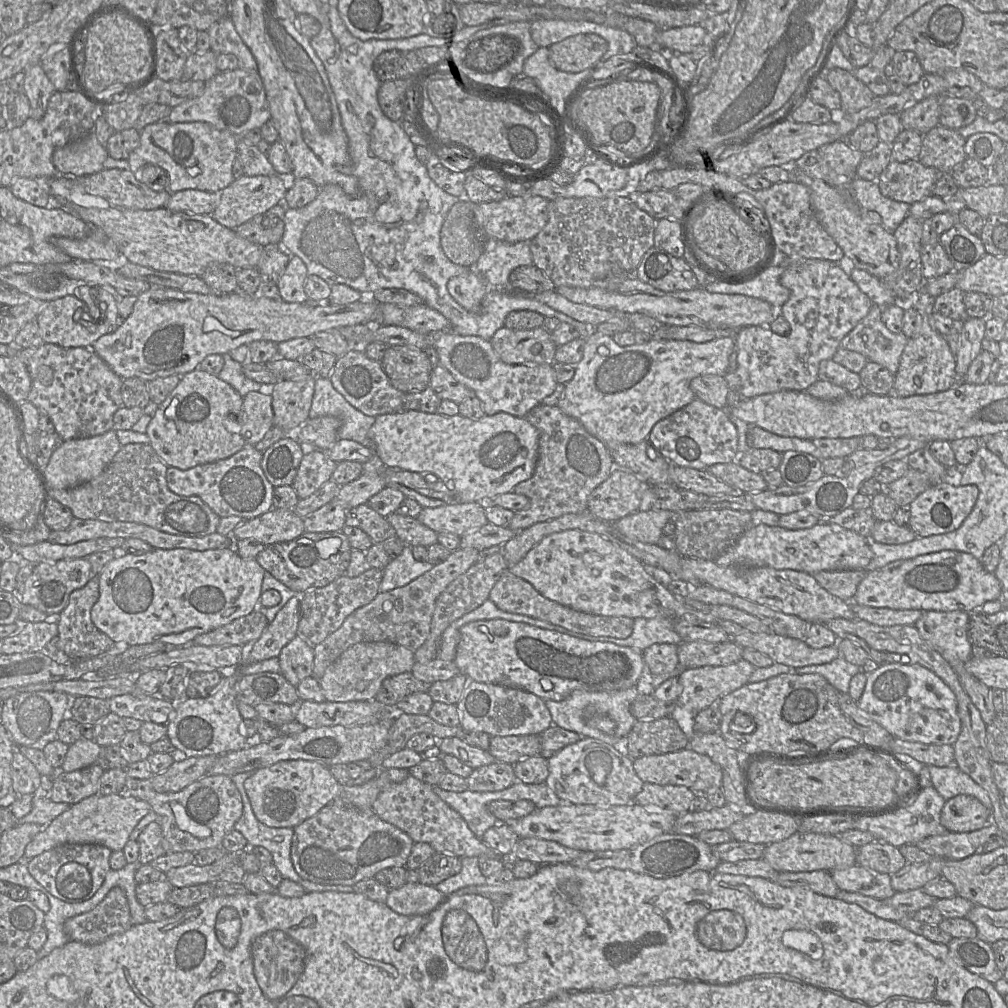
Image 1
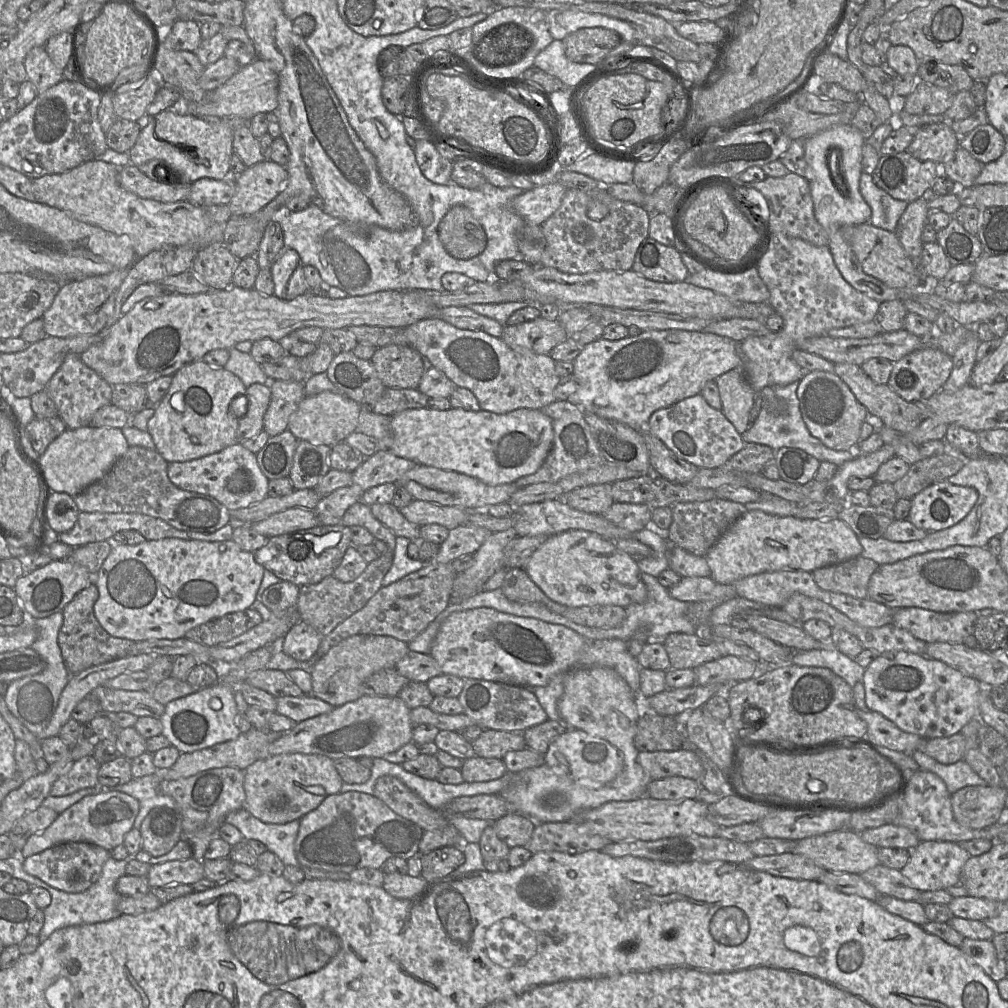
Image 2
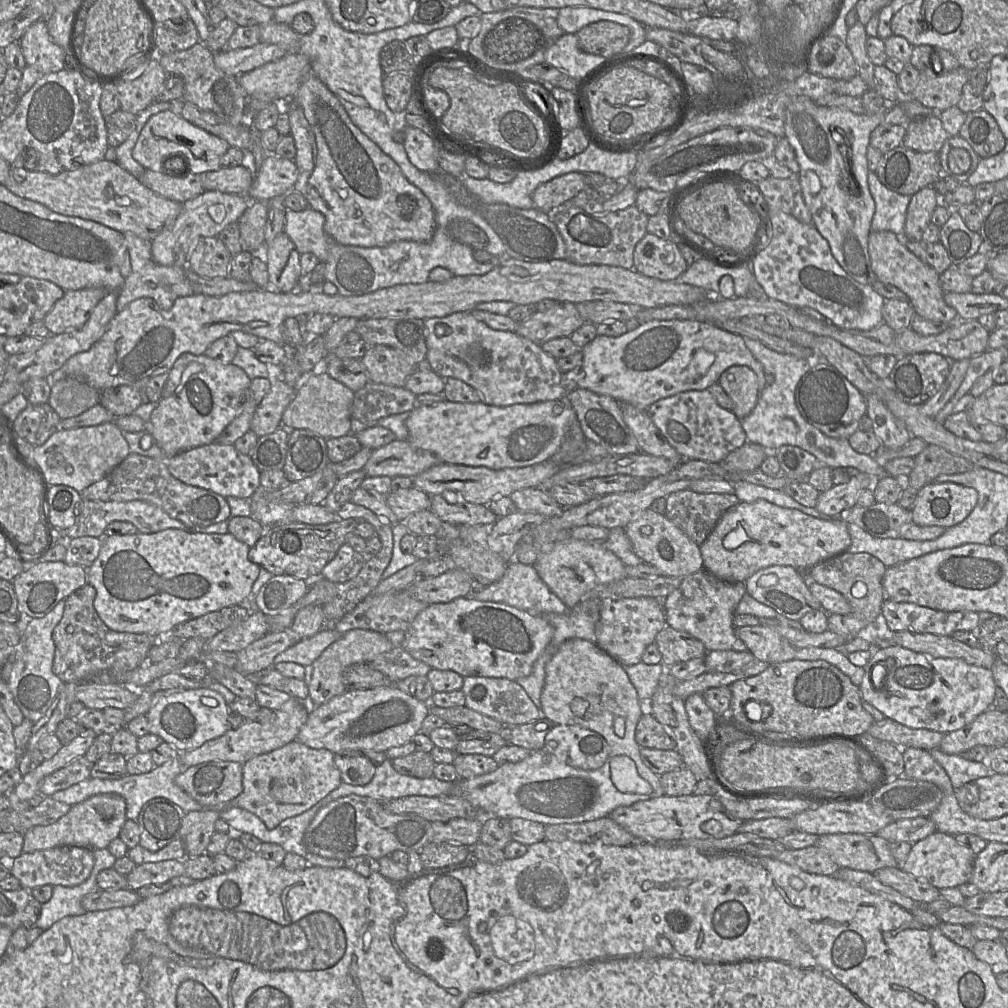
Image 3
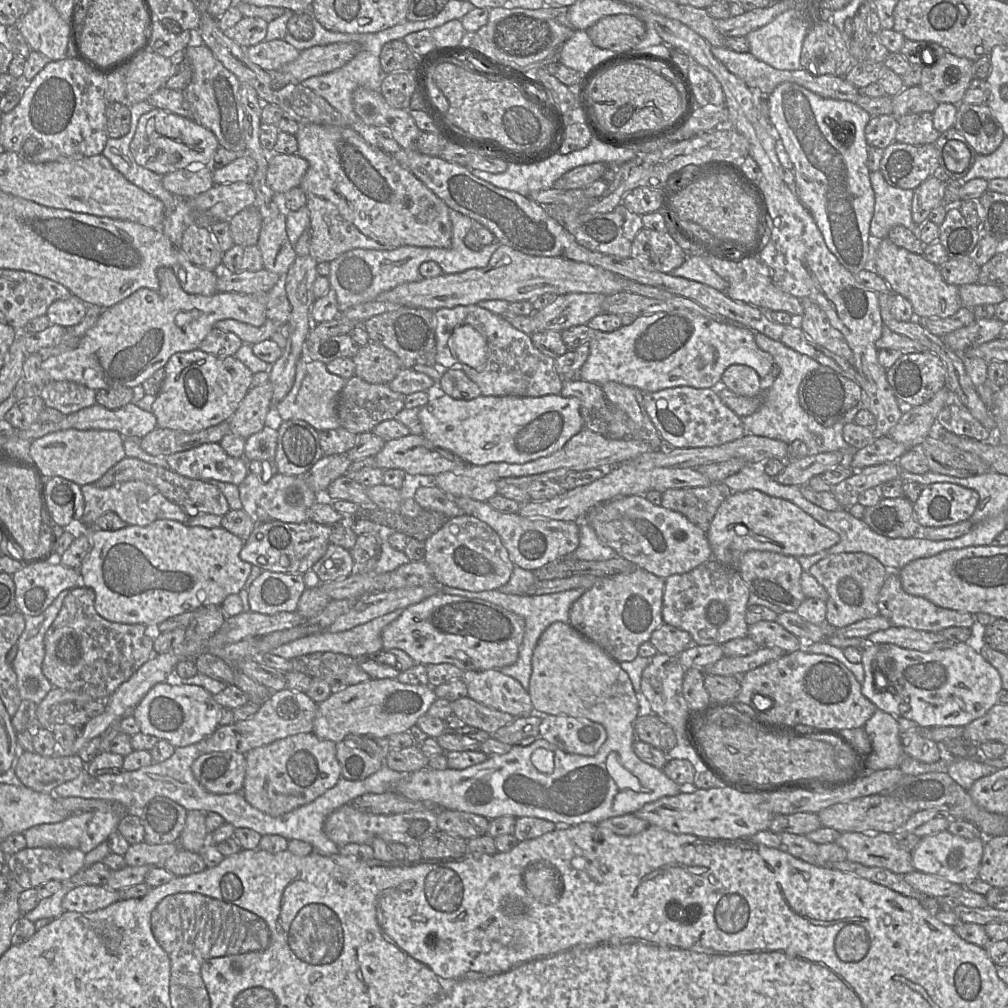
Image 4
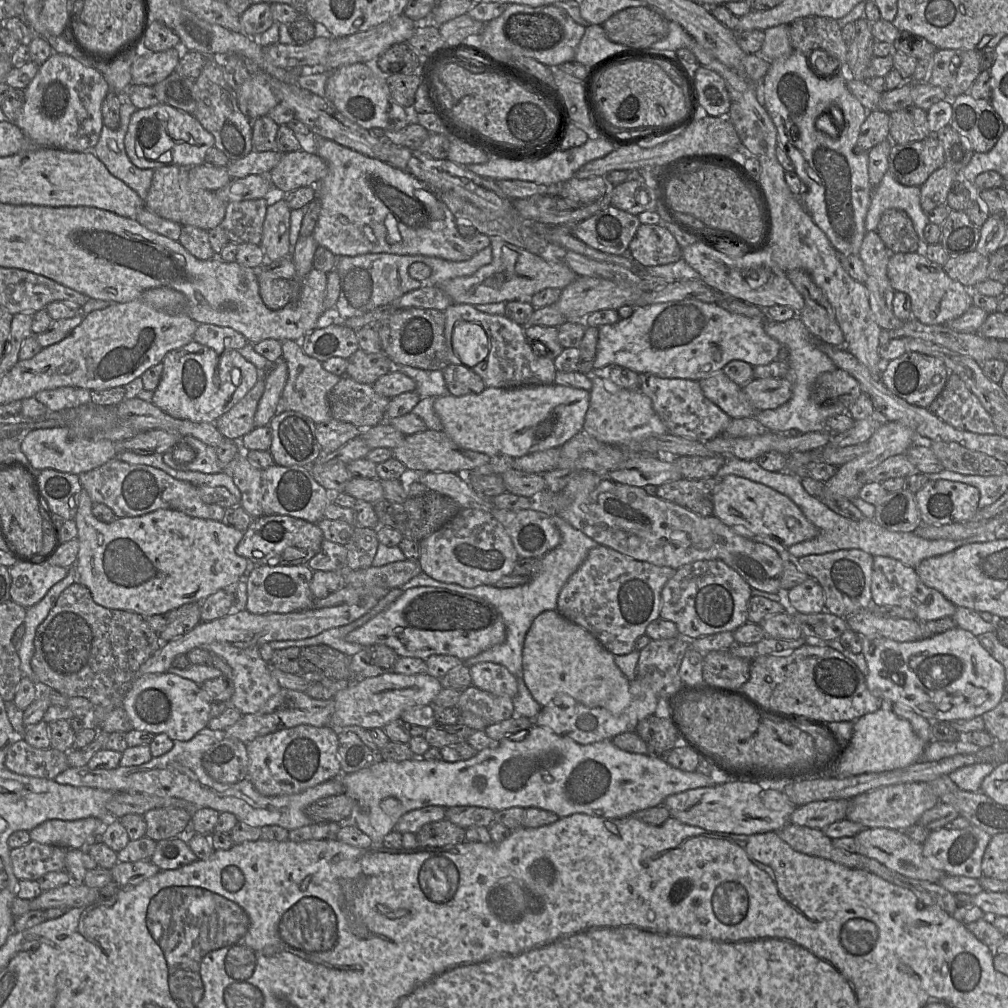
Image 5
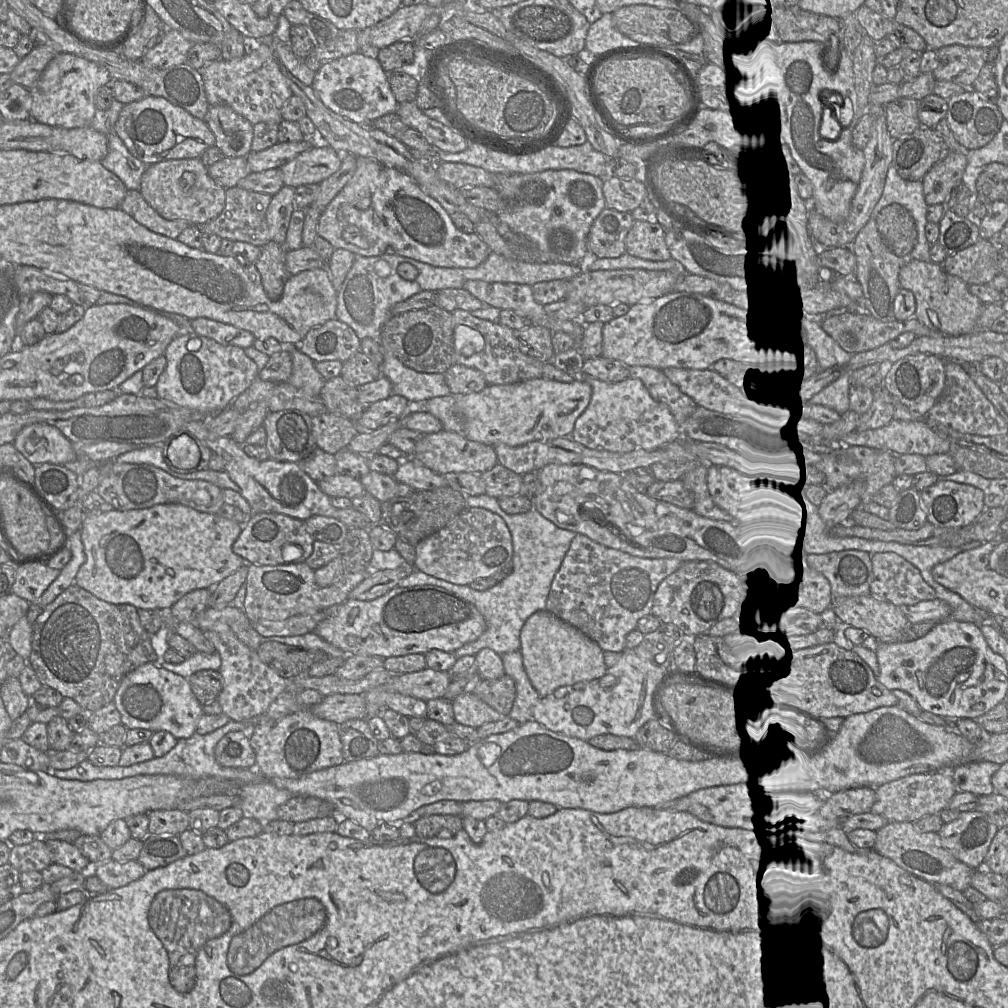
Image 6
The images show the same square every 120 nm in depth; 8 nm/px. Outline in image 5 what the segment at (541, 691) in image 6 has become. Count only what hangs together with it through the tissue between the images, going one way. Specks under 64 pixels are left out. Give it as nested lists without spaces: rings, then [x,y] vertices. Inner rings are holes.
[[[554,610],[540,613],[525,636],[522,676],[542,707],[558,694],[567,694],[587,707],[606,708],[614,714],[623,712],[631,702],[630,681],[615,664],[614,655],[591,633]]]

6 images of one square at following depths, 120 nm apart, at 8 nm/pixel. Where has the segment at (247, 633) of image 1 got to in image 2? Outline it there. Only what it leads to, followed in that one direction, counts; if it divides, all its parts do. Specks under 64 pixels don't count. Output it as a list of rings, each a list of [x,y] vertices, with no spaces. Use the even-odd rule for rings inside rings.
[[[247,608],[242,611],[228,613],[194,627],[186,632],[184,638],[213,647],[245,633],[262,621],[261,615],[256,610]]]

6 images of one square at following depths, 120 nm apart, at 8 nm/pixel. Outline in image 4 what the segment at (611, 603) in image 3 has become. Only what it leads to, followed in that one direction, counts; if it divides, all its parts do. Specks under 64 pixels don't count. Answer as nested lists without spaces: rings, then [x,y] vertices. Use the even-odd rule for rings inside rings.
[[[638,567],[632,572],[620,573],[611,576],[600,577],[599,581],[595,583],[591,588],[584,591],[580,598],[578,598],[571,606],[569,610],[569,624],[574,627],[578,632],[580,632],[586,638],[597,643],[601,648],[603,648],[612,658],[617,662],[629,662],[636,658],[638,655],[639,646],[648,641],[652,632],[663,624],[662,619],[662,602],[663,602],[663,592],[665,587],[665,579],[657,577],[656,575]]]

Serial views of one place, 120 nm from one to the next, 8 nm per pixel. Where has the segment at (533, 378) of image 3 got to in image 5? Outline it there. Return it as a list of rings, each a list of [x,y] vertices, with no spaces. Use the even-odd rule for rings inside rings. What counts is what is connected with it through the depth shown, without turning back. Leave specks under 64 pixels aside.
[[[451,304],[443,314],[445,316],[444,336],[450,364],[465,366],[463,363],[457,363],[457,358],[450,357],[452,352],[451,330],[454,326],[461,322],[472,322],[484,329],[490,343],[490,351],[488,357],[472,367],[471,370],[483,379],[487,388],[513,388],[554,383],[557,372],[554,360],[537,355],[532,350],[526,340],[524,327],[521,325],[509,320],[504,315],[486,314],[468,304]]]

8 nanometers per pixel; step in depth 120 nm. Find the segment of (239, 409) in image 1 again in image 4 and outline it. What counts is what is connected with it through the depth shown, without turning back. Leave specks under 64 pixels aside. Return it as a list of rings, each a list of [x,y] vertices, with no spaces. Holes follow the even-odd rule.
[[[200,348],[172,355],[164,369],[164,382],[152,407],[157,426],[163,429],[195,433],[229,421],[252,387],[253,373],[235,356],[217,358]]]

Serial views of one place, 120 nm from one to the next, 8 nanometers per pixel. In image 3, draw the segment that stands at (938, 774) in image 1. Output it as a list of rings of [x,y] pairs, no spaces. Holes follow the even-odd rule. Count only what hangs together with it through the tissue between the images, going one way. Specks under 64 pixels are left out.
[[[939,747],[929,753],[944,768],[955,790],[992,772],[987,762],[971,761],[963,755],[946,754]]]

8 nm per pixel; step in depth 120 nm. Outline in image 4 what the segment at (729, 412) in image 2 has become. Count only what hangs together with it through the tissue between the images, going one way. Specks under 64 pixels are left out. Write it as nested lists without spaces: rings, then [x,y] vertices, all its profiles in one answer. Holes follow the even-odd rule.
[[[744,364],[729,366],[721,377],[720,386],[745,397],[761,394],[761,381],[755,369]]]

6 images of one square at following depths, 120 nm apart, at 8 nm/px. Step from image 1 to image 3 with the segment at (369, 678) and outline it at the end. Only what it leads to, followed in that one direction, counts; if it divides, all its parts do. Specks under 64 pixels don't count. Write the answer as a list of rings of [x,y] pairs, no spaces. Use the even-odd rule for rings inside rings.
[[[353,629],[345,632],[334,643],[329,645],[322,654],[306,668],[304,681],[308,686],[308,704],[317,707],[334,696],[347,690],[343,683],[345,669],[357,663],[370,663],[376,656],[392,650],[393,646],[385,634],[377,631]]]

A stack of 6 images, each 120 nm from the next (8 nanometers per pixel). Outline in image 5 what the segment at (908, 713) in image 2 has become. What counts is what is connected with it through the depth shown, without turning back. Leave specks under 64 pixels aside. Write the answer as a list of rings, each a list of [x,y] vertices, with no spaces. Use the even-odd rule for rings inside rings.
[[[956,626],[914,642],[867,638],[864,638],[862,650],[868,666],[866,684],[871,694],[884,702],[908,707],[932,722],[982,716],[1003,700],[1007,684],[1005,669],[969,631]],[[890,670],[902,675],[903,685],[893,680]]]

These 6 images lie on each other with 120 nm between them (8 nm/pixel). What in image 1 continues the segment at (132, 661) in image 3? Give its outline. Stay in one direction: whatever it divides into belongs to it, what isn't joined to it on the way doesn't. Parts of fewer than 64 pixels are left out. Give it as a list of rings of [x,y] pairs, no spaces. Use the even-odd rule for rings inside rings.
[[[93,576],[84,587],[71,593],[67,606],[58,615],[57,647],[69,660],[92,658],[119,648],[119,644],[92,622],[91,610],[99,596],[99,576]]]

